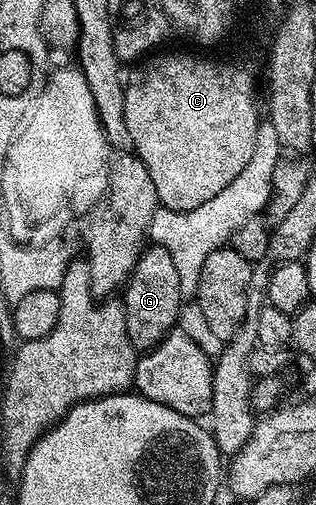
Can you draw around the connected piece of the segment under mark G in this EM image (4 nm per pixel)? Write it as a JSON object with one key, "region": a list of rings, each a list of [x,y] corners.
{"region":[[[152,244],[140,253],[136,269],[122,287],[122,301],[126,312],[126,332],[137,351],[152,350],[177,325],[182,299],[177,269],[166,248]]]}

